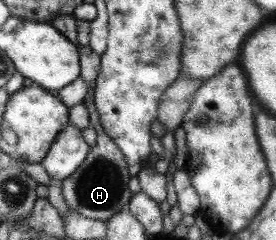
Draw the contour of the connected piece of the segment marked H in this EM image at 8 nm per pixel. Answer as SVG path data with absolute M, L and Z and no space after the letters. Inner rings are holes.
M97 121L92 122L96 133L96 144L82 160L82 164L66 179L61 180L61 194L68 208L77 211L88 219L97 219L107 224L107 219L124 210L128 212L128 179L130 177L126 161L116 144L103 132Z

